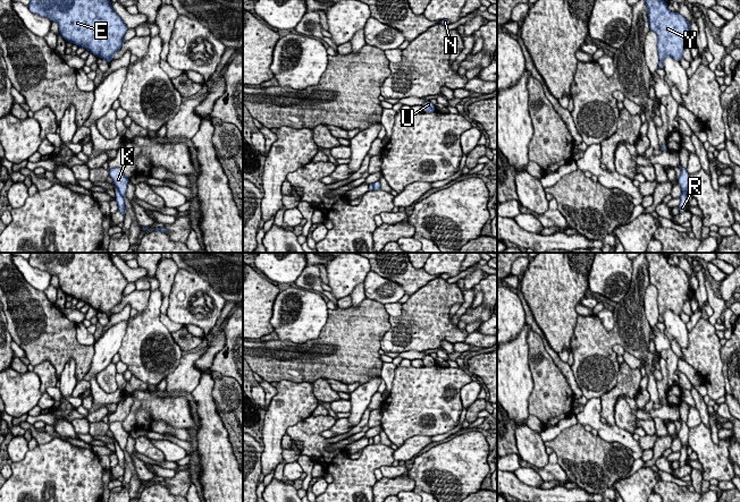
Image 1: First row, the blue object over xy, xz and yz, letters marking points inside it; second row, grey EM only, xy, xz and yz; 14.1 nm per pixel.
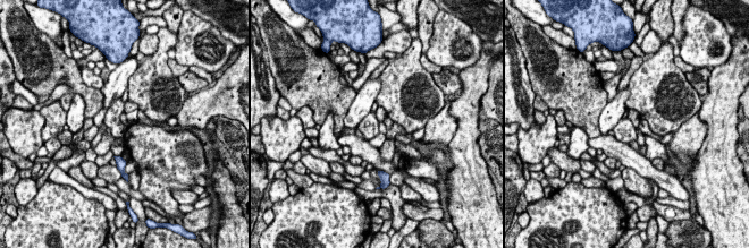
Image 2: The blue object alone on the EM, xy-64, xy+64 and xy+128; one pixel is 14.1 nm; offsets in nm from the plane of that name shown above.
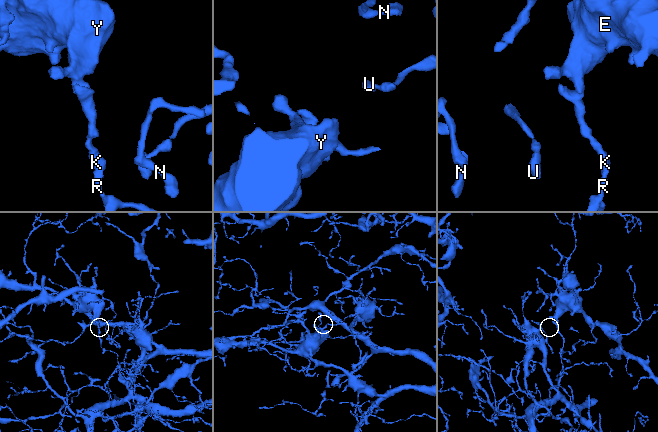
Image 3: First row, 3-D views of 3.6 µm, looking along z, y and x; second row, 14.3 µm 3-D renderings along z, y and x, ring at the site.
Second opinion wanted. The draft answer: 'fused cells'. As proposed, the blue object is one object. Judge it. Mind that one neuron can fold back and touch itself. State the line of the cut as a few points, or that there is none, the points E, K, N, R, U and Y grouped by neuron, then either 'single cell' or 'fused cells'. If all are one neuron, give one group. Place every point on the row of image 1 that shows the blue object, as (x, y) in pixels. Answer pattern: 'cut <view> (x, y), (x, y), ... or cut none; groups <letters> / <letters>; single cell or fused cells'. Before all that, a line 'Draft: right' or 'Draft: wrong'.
Draft: right
cut xy (117, 188), (124, 198); groups E K N U Y / R; fused cells

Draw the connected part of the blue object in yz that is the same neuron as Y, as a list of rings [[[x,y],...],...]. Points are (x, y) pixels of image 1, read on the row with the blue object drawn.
[[[646,0],[646,6],[649,28],[656,33],[658,40],[658,68],[664,69],[663,60],[666,57],[680,62],[683,50],[691,46],[695,39],[690,34],[689,22],[680,12],[671,11],[664,0]]]

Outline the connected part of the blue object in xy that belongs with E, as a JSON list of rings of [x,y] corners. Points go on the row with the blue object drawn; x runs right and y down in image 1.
[[[31,0],[28,9],[59,24],[59,34],[67,41],[83,46],[108,63],[126,42],[127,25],[116,14],[110,0]]]

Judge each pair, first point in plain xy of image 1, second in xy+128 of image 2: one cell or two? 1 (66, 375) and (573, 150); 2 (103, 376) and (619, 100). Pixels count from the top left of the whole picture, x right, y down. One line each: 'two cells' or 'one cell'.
1: one cell
2: two cells

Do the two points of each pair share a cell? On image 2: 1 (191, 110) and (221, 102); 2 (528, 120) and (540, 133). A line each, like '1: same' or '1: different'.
1: same
2: different

